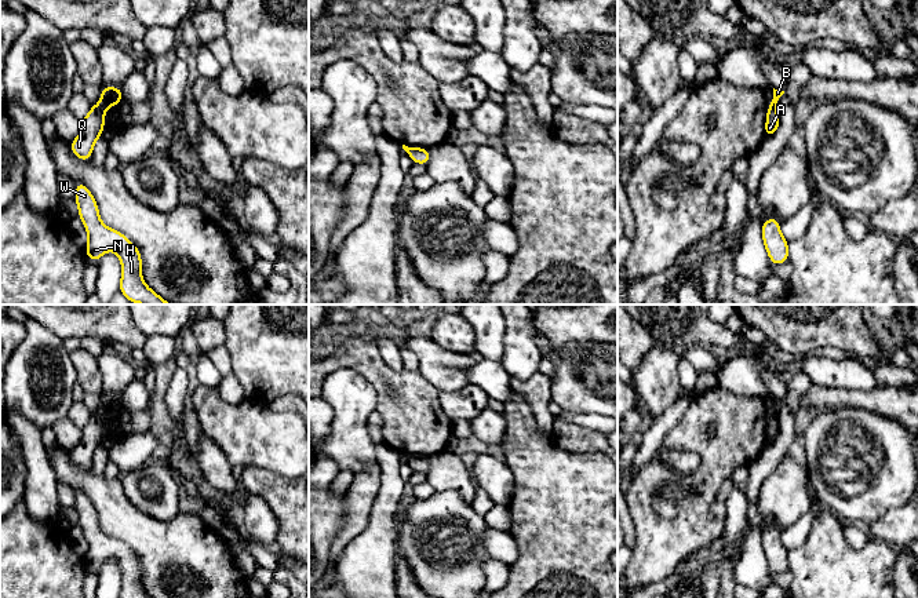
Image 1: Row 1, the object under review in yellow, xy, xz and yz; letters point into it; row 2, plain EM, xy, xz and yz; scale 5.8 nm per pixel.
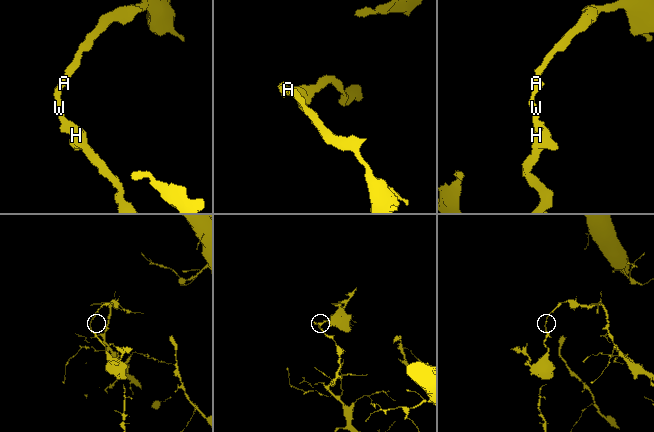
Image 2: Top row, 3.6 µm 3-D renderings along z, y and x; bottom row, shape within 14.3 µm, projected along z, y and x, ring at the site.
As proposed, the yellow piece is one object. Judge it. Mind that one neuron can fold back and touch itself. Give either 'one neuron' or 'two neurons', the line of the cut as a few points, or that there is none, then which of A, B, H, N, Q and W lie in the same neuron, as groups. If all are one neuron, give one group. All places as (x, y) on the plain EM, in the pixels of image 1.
two neurons; cut xy (98, 412), (104, 418); groups A H N Q W / B

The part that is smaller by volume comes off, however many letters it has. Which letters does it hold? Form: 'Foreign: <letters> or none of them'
Foreign: A, H, N, Q, W

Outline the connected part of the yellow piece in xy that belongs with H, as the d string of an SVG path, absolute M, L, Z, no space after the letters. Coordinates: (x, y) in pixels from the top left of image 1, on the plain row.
M76 491L74 510L88 542L87 566L98 570L105 561L114 559L123 576L119 598L150 598L141 581L142 566L139 558L123 542L103 533L98 513L83 491Z

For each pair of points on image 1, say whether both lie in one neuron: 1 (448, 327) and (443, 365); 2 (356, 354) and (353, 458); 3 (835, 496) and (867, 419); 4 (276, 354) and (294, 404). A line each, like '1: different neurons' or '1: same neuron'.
1: same neuron
2: different neurons
3: same neuron
4: different neurons

